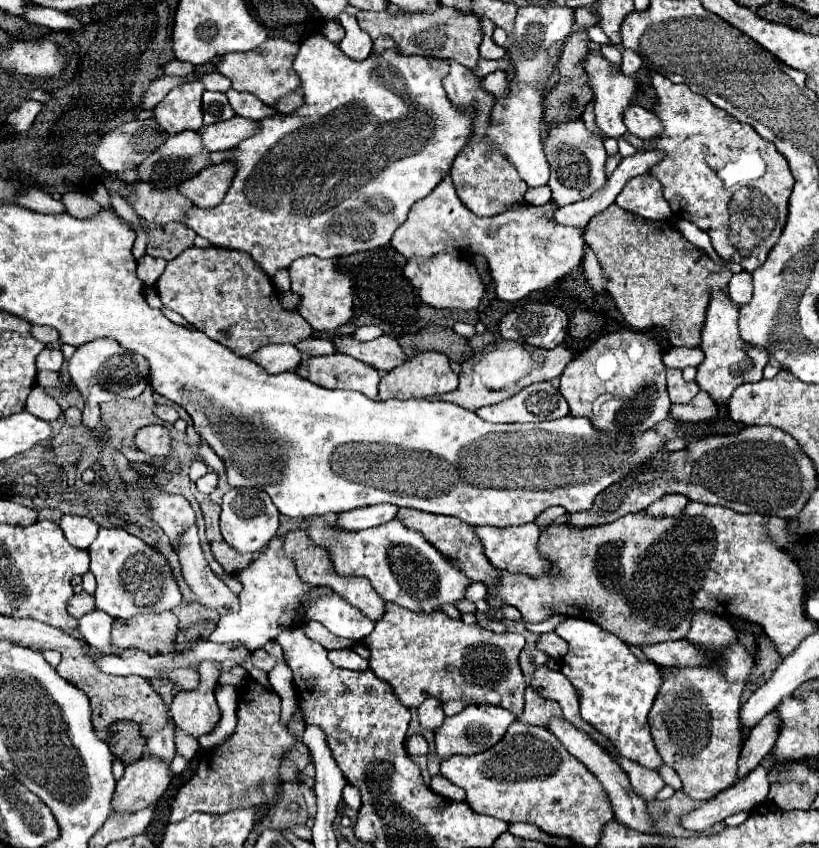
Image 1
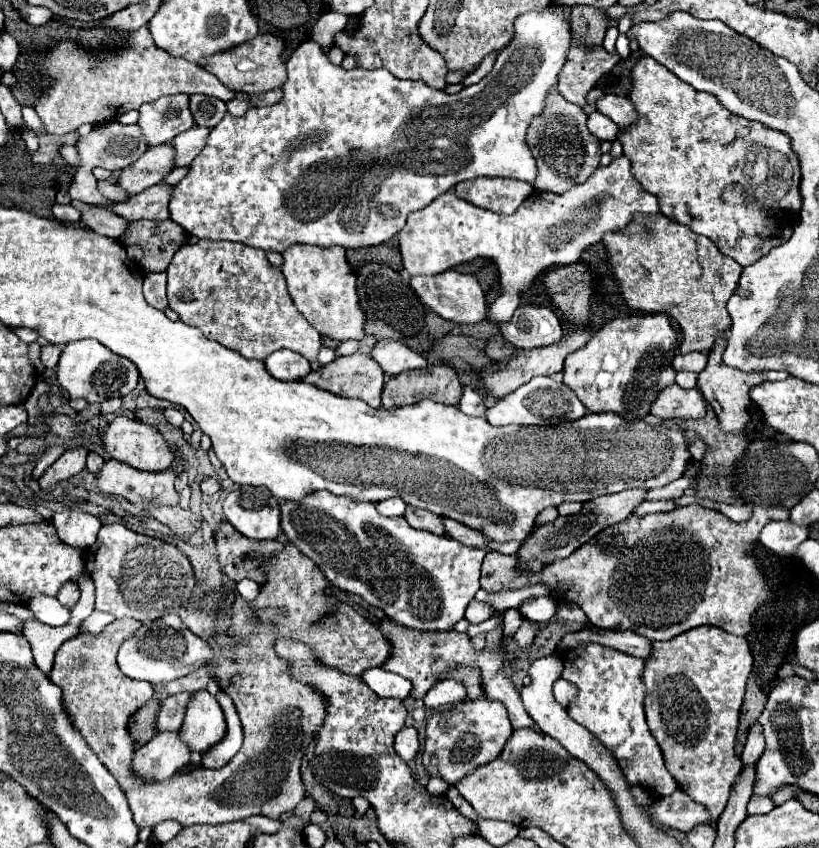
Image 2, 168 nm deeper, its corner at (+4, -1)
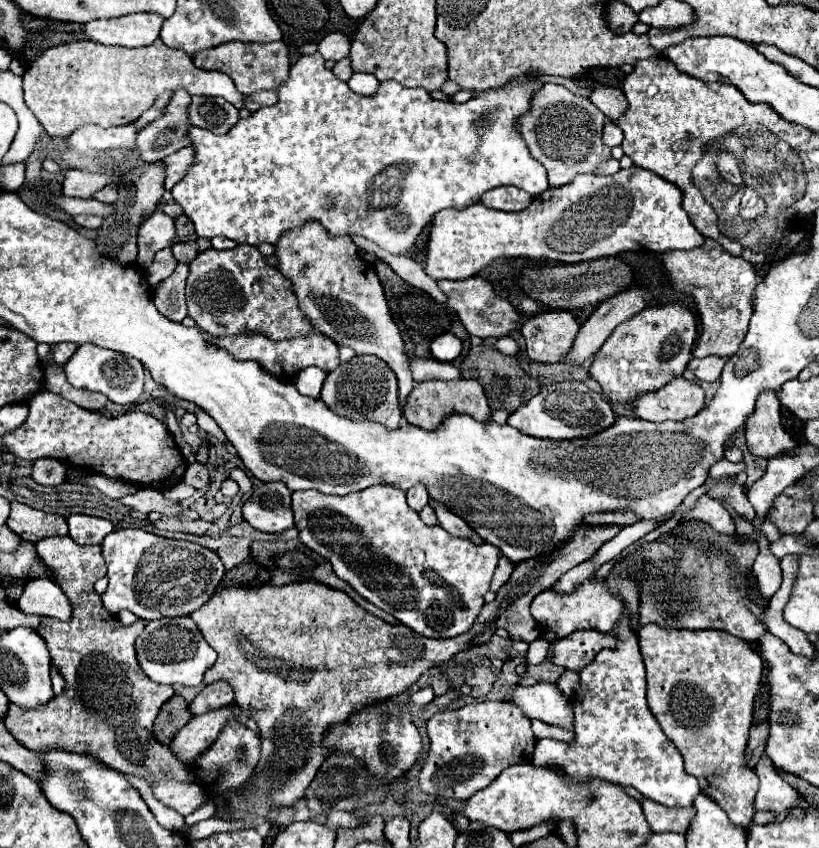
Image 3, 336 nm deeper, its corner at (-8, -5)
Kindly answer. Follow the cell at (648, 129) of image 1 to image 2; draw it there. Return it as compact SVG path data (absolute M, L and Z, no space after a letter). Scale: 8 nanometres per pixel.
M604 95L598 103L596 109L600 113L604 113L606 117L610 117L620 129L628 129L632 127L638 119L636 119L636 109L634 103L628 97L620 97L620 95Z

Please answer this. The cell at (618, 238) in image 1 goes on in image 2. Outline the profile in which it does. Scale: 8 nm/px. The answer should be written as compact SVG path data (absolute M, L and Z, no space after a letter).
M636 213L622 231L606 233L602 245L626 307L640 313L670 315L682 331L680 353L708 353L718 333L730 327L726 303L738 285L742 267L724 257L708 237L670 221L662 213Z

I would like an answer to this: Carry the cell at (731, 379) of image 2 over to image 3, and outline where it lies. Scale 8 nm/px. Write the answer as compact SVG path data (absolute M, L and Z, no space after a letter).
M772 393L760 395L756 411L752 413L752 419L748 419L746 443L748 451L756 457L772 459L782 453L792 453L796 449L796 441L786 433L780 423L778 403L778 397Z

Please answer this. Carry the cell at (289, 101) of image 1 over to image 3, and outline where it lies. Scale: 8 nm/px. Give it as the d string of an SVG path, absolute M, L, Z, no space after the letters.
M256 91L256 93L244 97L244 107L254 113L254 111L258 111L260 107L266 107L266 105L276 103L276 99L278 99L276 91Z

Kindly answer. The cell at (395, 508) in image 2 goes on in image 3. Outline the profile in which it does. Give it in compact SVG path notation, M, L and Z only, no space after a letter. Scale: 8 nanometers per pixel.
M420 483L420 485L414 485L412 489L408 489L408 505L414 509L414 511L420 511L428 501L430 501L430 495L426 491L426 487Z

